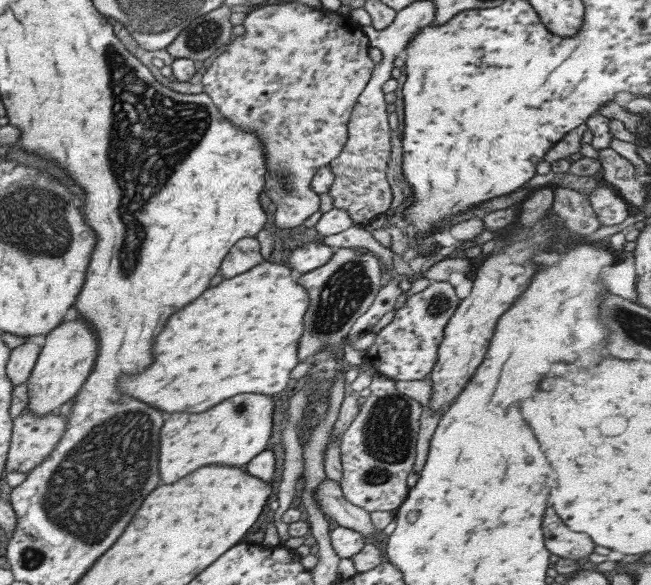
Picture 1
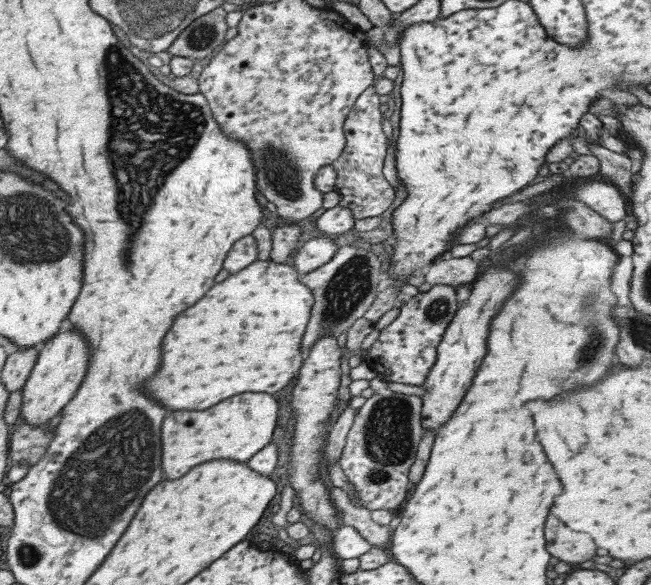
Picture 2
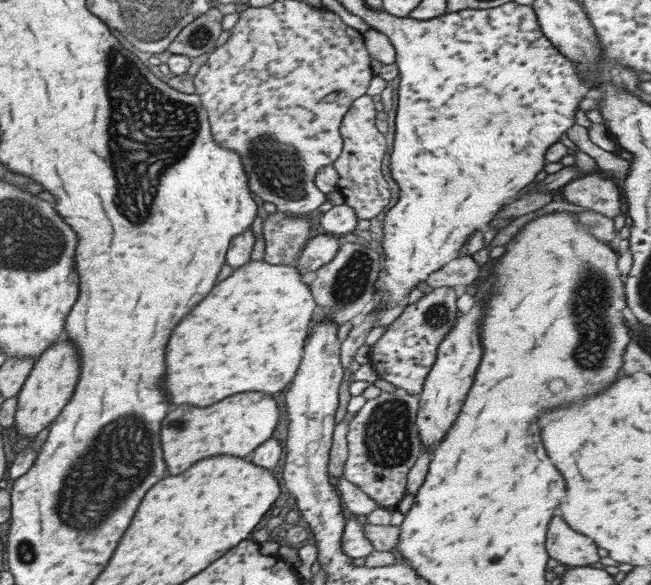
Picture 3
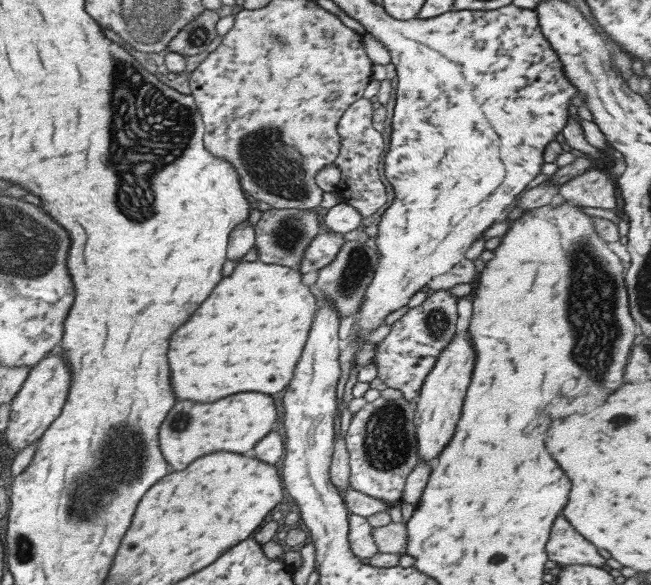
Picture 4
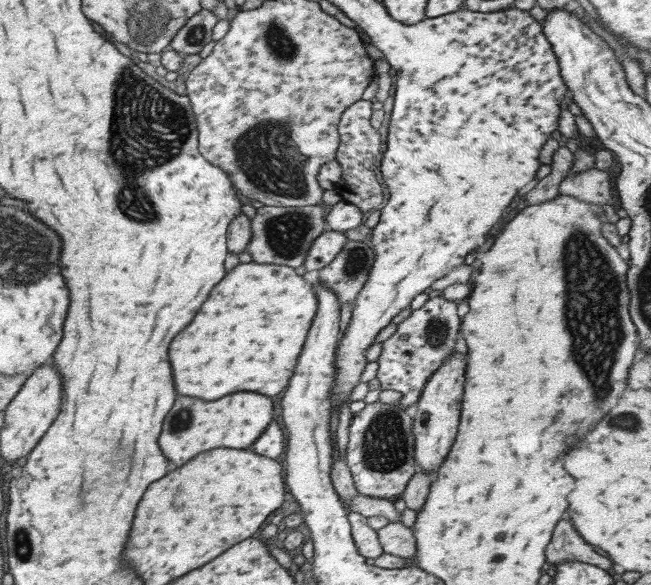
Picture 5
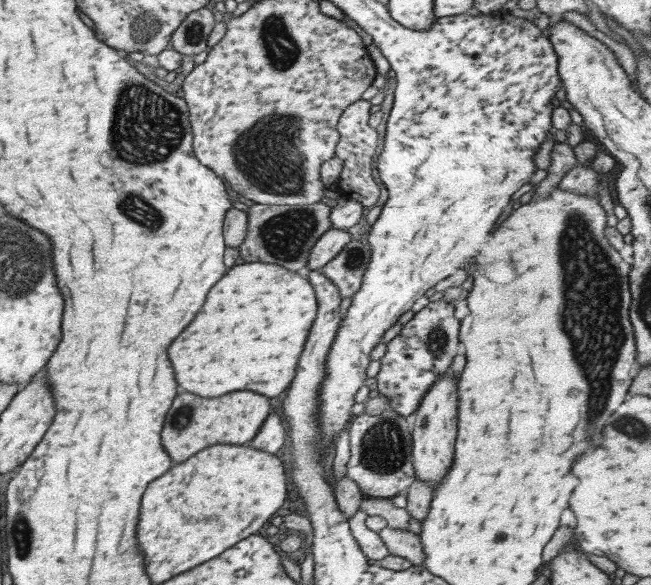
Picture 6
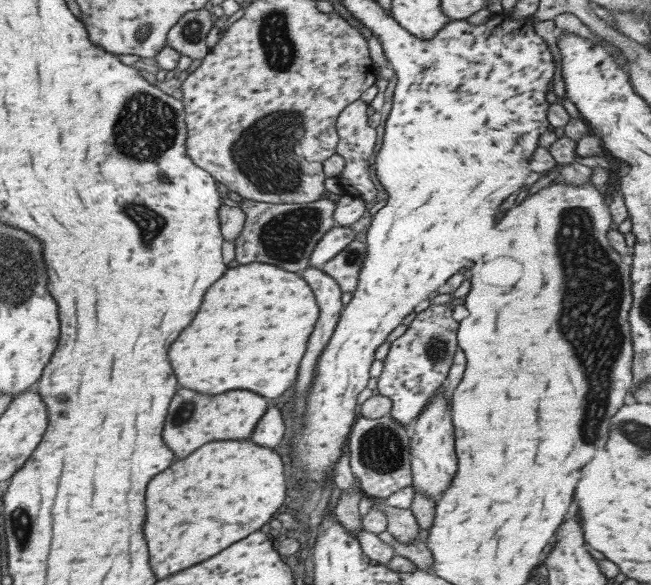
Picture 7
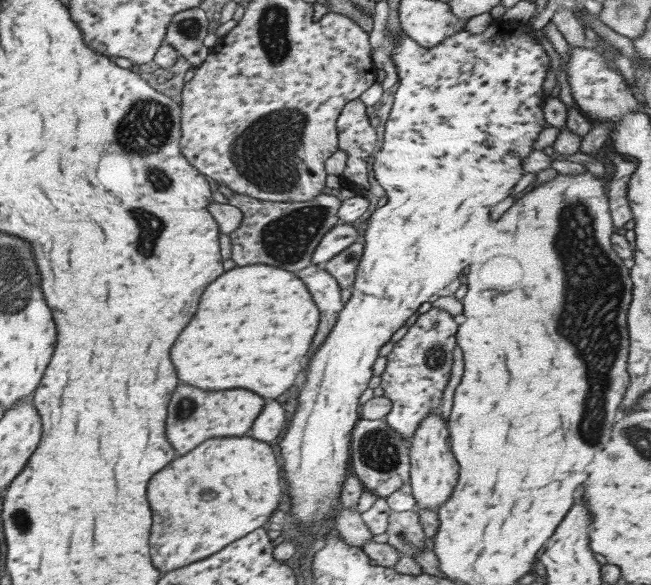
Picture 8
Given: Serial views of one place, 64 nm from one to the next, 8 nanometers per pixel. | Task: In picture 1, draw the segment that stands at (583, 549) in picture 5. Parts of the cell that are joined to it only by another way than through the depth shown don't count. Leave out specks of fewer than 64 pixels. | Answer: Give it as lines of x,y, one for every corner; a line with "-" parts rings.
547,506
547,510
543,512
541,530
545,536
545,546
551,554
577,560
587,558
593,552
591,540
585,534
571,532
563,524
559,524
559,518
551,510
551,506

